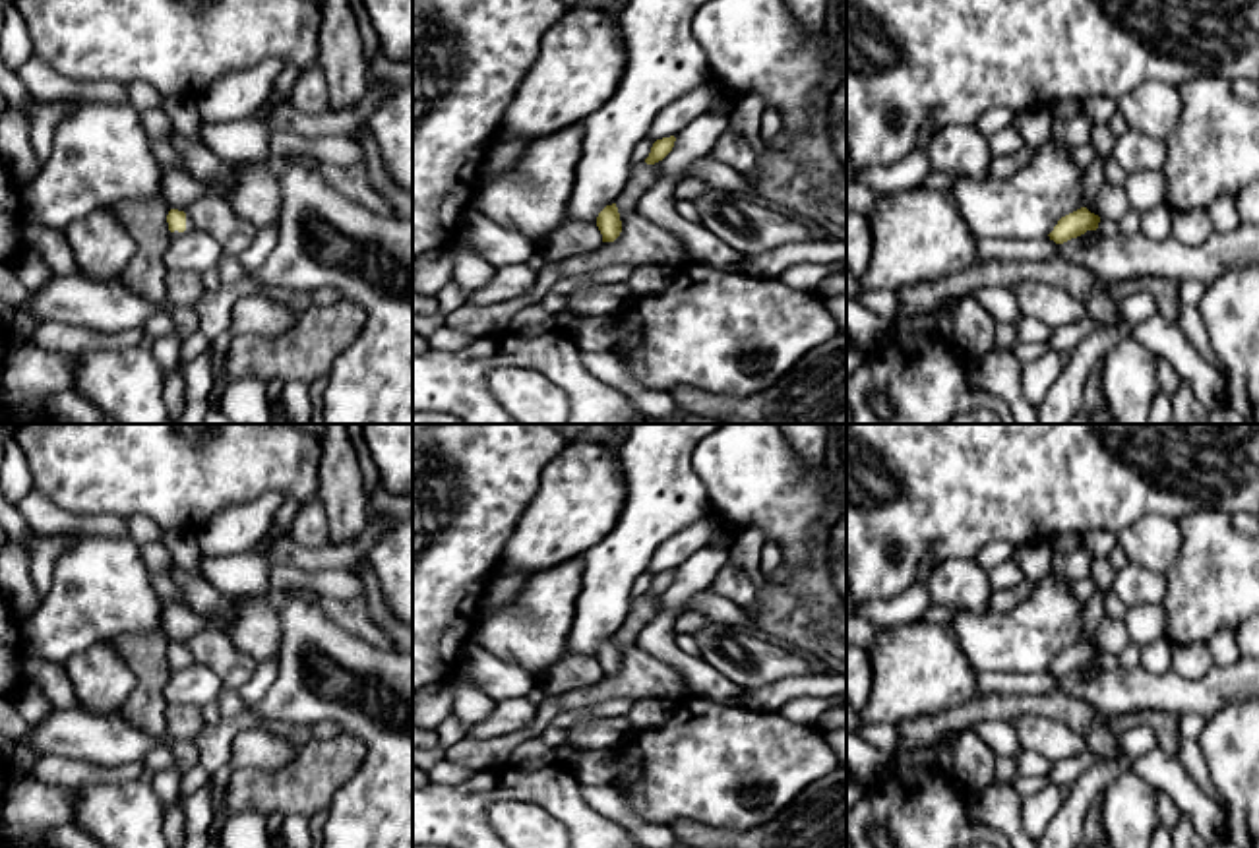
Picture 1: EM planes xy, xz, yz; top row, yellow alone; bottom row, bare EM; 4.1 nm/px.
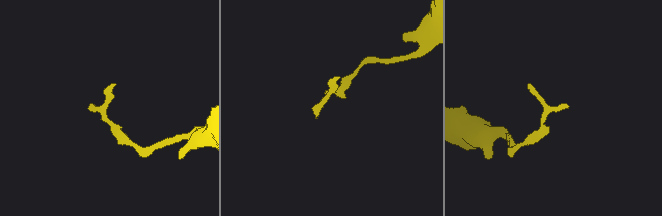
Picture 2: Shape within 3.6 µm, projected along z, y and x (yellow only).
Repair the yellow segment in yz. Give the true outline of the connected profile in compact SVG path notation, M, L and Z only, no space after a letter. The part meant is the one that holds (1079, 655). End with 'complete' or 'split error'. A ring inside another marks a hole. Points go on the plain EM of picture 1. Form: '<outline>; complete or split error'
M1081 641L1058 654L1054 664L1048 668L1056 678L1063 678L1081 668L1094 664L1098 670L1118 670L1120 660L1116 654L1100 652L1090 647L1087 641Z; split error

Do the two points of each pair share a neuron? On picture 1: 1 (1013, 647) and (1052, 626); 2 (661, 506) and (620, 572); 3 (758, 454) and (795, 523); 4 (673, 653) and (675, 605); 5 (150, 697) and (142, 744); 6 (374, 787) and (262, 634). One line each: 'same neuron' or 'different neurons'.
1: same neuron
2: same neuron
3: same neuron
4: same neuron
5: different neurons
6: different neurons

